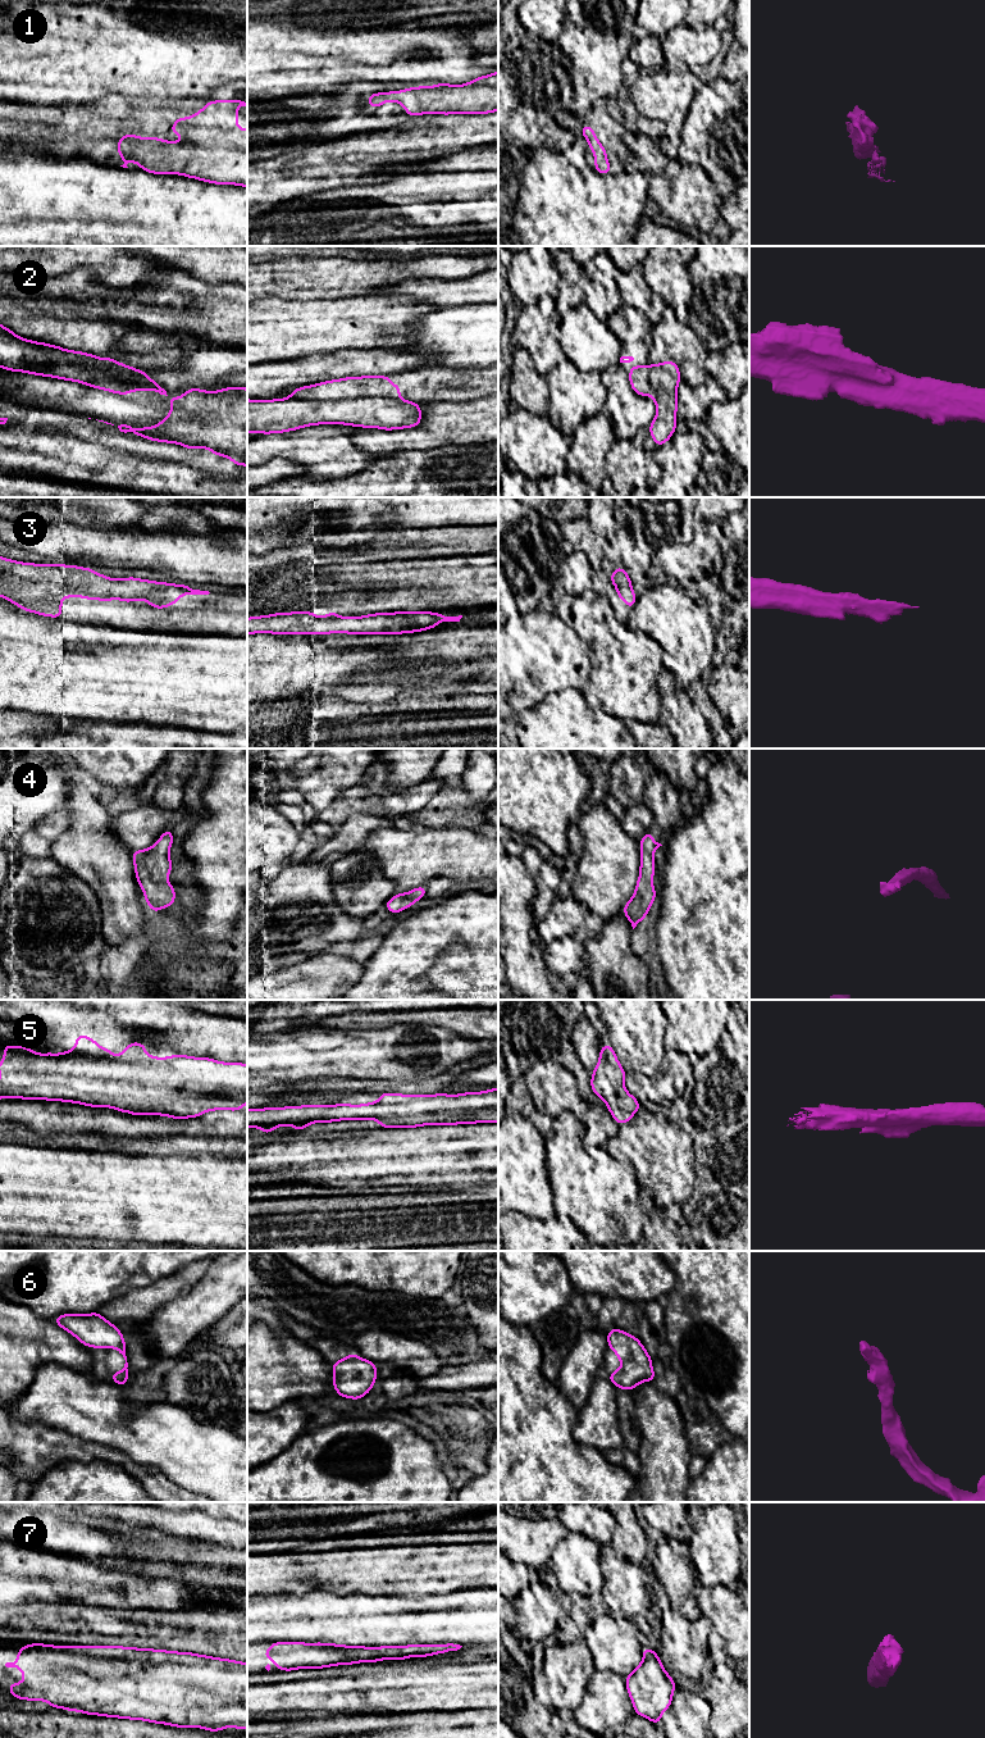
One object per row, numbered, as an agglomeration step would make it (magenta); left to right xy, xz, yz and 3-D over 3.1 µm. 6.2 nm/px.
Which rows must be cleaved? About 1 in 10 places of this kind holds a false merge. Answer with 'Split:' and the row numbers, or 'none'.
Split: 2

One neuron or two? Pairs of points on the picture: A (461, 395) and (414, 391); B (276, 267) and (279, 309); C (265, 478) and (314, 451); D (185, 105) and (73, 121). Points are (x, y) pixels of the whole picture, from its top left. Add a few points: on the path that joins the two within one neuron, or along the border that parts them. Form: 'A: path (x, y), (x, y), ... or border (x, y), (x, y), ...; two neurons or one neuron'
A: path (450, 394), (425, 392); one neuron
B: border (260, 297), (279, 296), (308, 300); two neurons
C: border (264, 463), (286, 458), (304, 473); two neurons
D: path (156, 121), (101, 121); one neuron

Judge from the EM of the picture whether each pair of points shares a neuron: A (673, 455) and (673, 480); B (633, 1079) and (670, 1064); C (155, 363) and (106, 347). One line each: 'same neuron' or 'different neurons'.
A: same neuron
B: same neuron
C: same neuron

